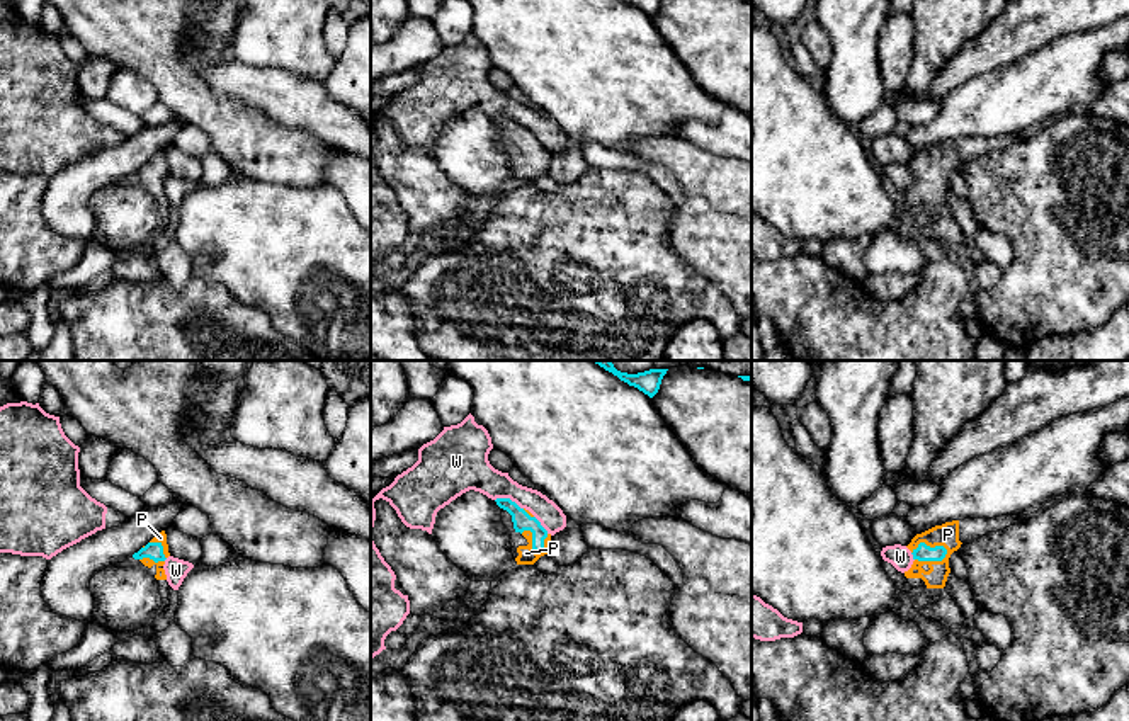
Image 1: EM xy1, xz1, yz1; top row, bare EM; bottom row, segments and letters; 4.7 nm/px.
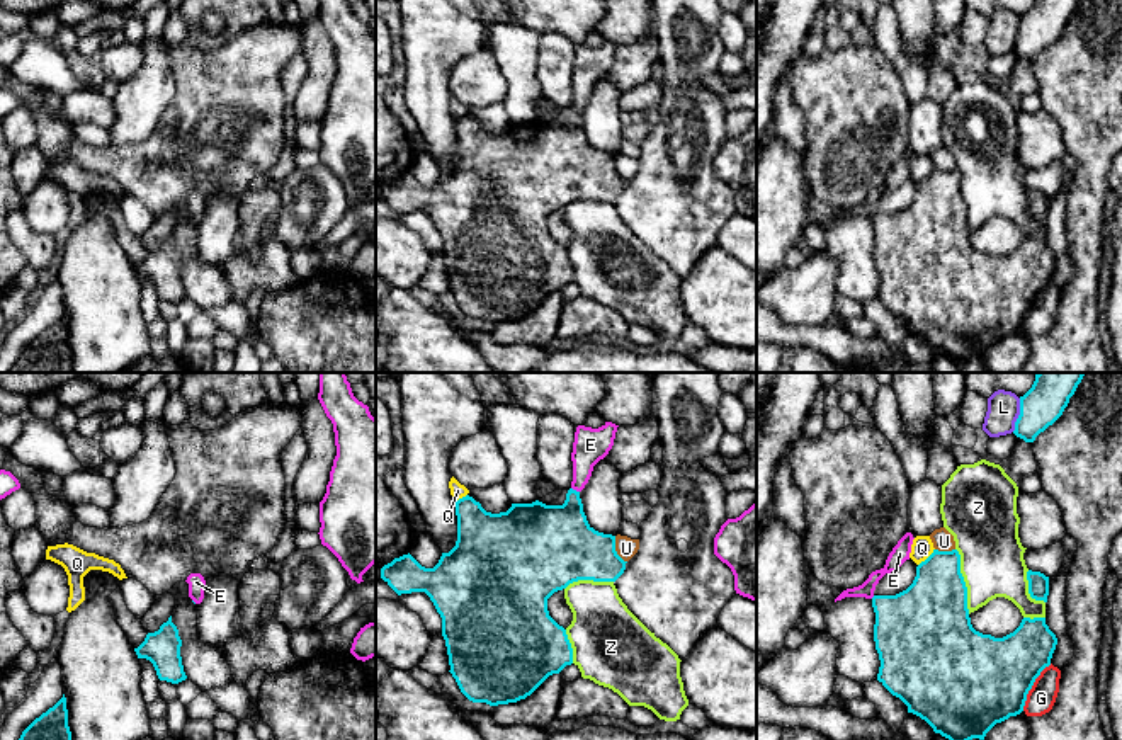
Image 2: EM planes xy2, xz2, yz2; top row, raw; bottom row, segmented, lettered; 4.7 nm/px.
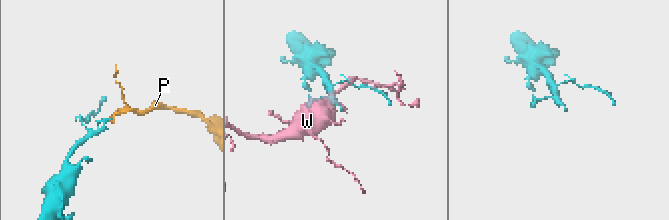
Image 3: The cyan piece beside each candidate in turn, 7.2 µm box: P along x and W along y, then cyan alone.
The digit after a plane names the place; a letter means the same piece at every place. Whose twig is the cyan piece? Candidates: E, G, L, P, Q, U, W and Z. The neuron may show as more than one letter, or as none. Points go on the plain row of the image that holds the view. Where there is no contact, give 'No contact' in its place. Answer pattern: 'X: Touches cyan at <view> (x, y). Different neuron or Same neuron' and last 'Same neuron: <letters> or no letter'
E: Touches cyan at xz2 (575, 109). Different neuron
G: Touches cyan at yz2 (1032, 303). Different neuron
L: Touches cyan at yz2 (1019, 34). Different neuron
P: Touches cyan at yz1 (929, 165). Same neuron
Q: Touches cyan at yz2 (929, 176). Different neuron
U: Touches cyan at xz2 (614, 169). Different neuron
W: Touches cyan at xz1 (509, 118). Different neuron
Z: Touches cyan at yz2 (963, 199). Different neuron
Same neuron: P

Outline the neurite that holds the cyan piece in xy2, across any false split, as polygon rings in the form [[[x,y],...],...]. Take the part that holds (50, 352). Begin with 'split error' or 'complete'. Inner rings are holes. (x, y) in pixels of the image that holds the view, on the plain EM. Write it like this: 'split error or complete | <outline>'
complete | [[[65,313],[22,350],[10,373],[71,373]]]

